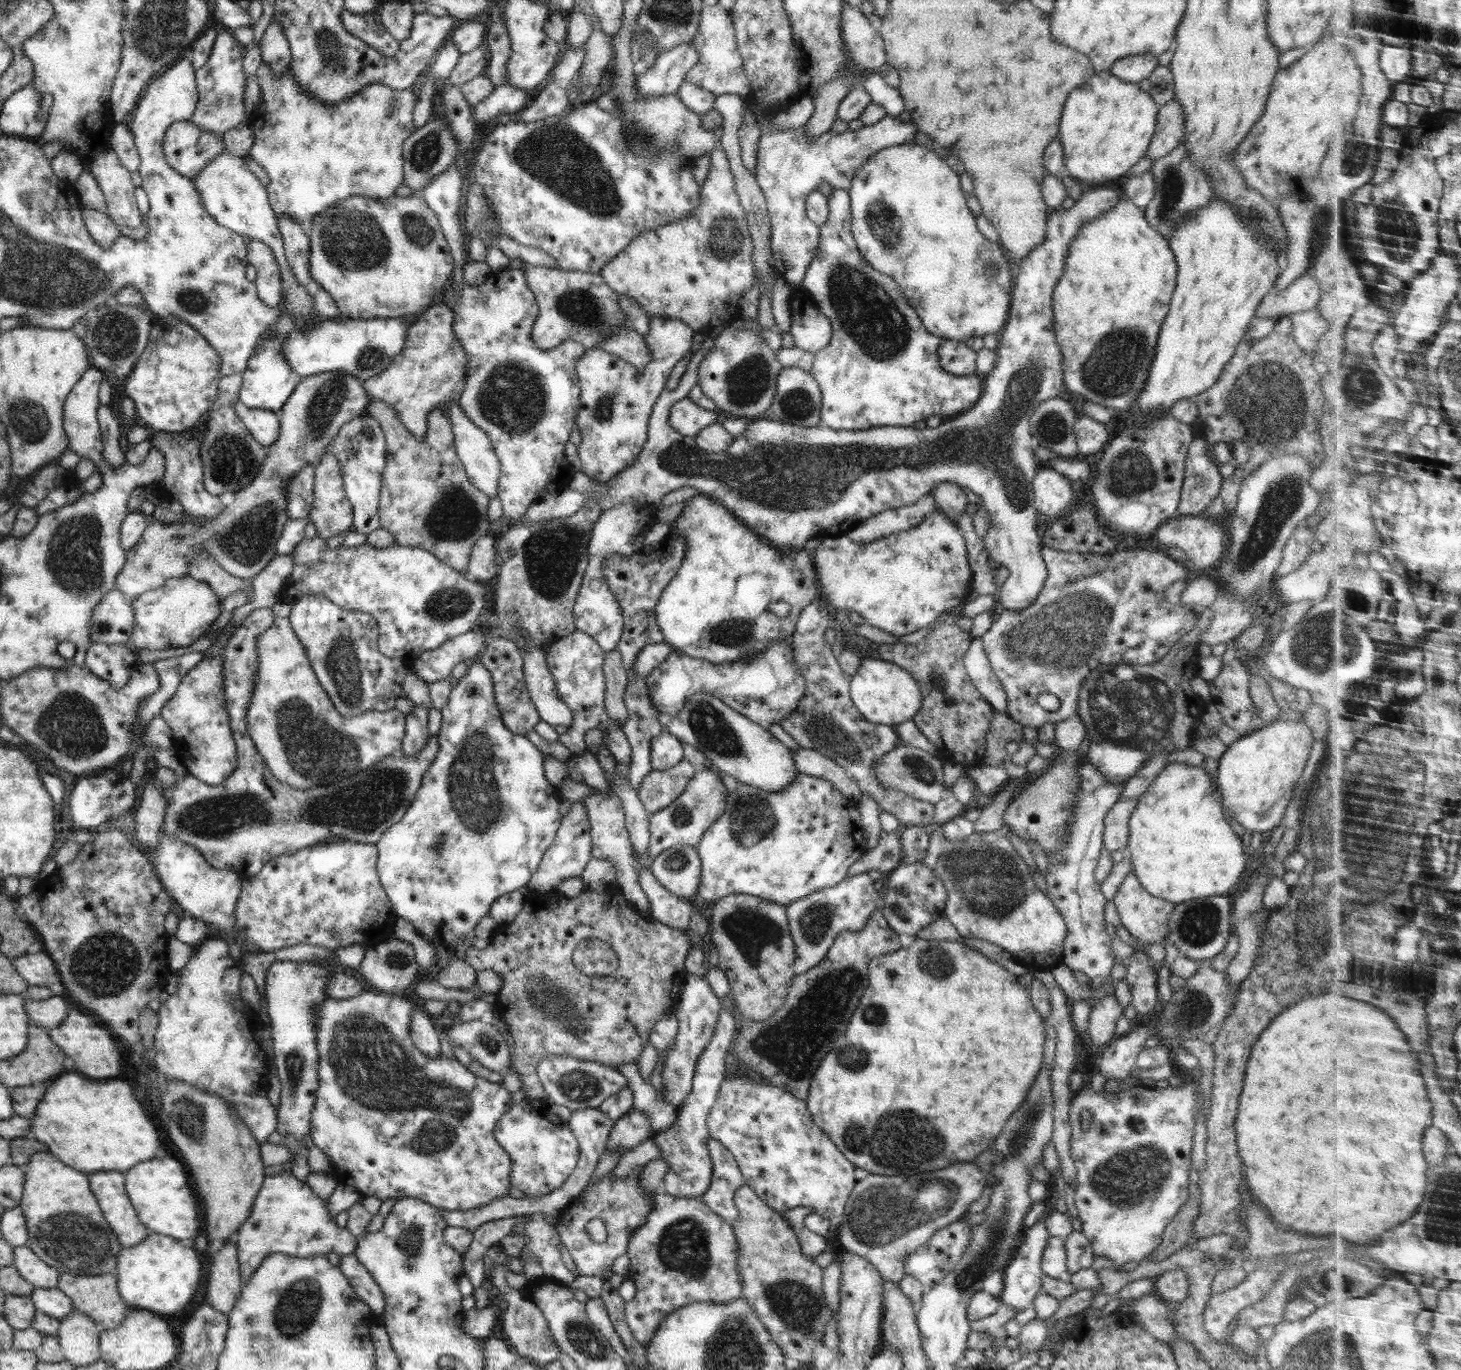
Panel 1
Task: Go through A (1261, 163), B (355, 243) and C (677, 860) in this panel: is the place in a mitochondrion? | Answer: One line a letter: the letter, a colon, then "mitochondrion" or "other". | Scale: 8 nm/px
A: other
B: mitochondrion
C: mitochondrion

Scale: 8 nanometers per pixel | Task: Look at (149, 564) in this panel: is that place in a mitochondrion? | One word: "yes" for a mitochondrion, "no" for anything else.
yes

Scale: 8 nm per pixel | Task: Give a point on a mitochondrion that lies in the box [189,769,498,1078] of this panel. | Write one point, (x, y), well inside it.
(396, 959)

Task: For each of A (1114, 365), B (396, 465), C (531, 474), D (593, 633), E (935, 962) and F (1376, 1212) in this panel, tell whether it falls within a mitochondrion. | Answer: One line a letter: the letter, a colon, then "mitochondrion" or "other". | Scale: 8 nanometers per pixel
A: mitochondrion
B: other
C: other
D: other
E: mitochondrion
F: other

